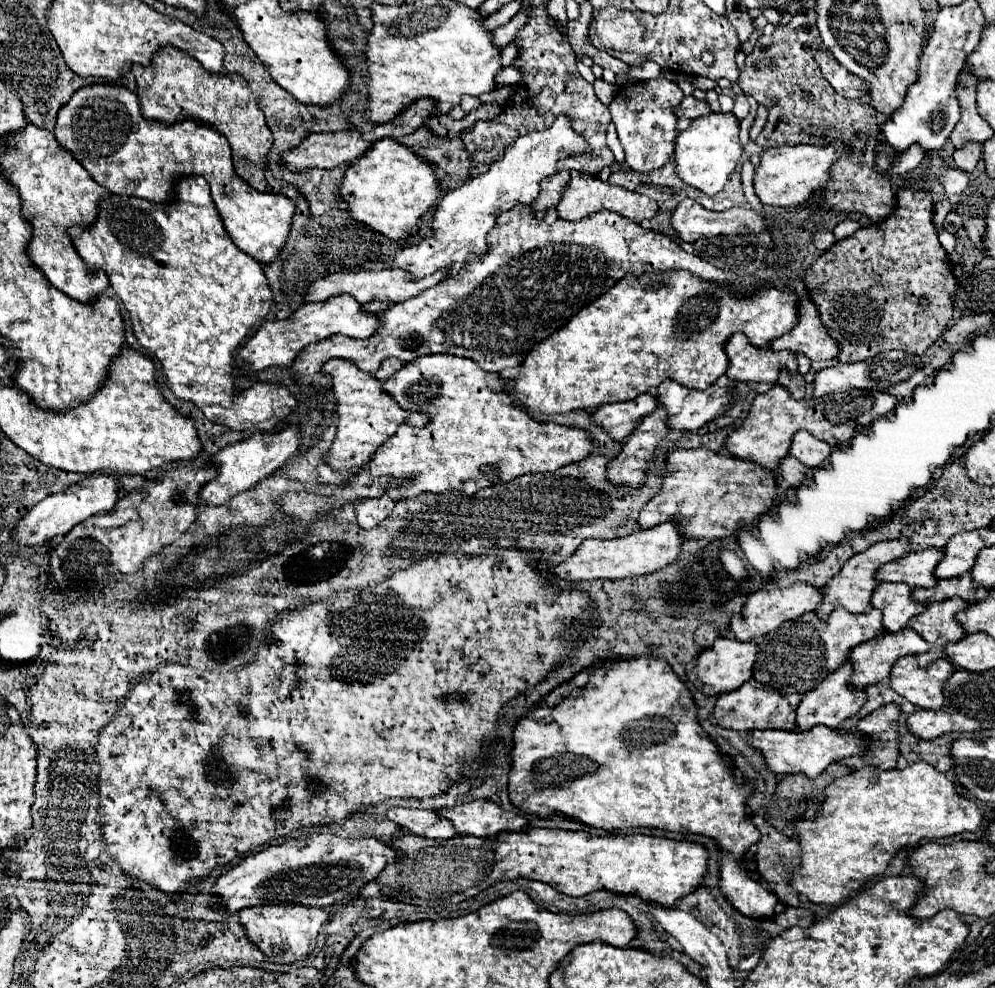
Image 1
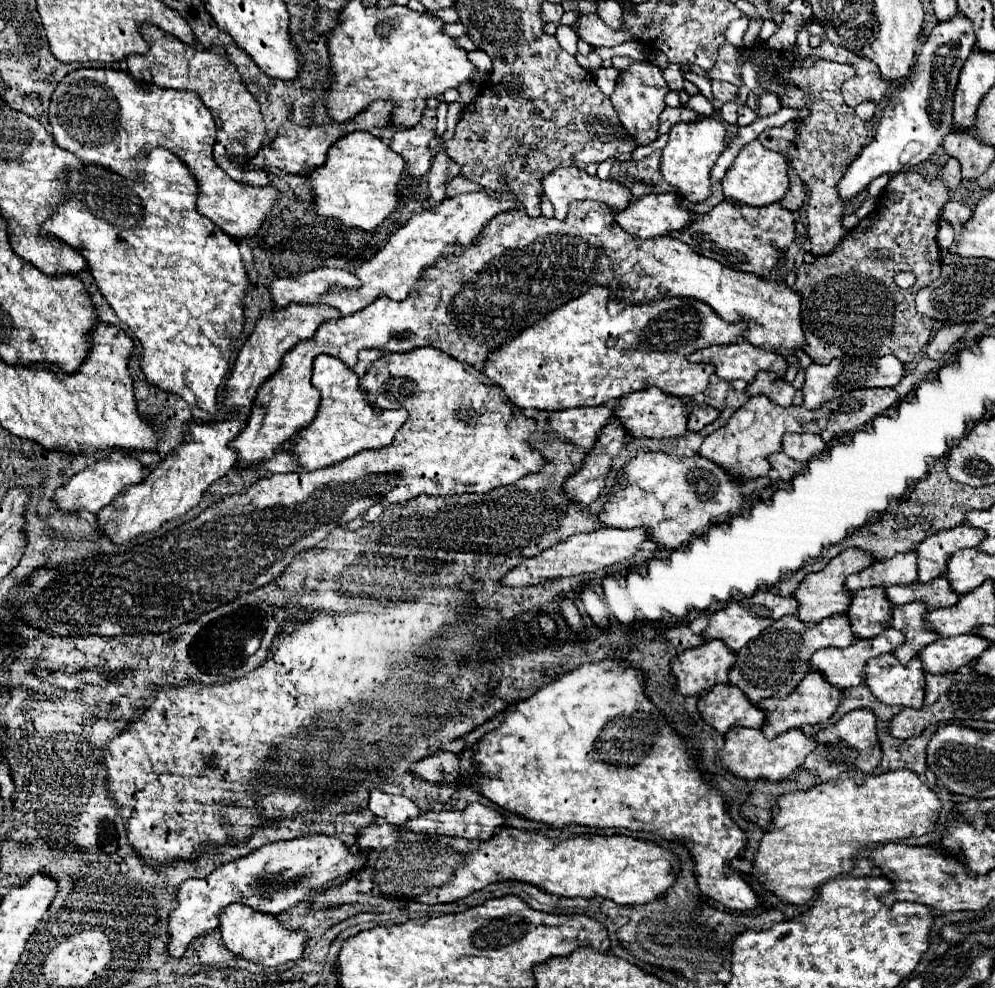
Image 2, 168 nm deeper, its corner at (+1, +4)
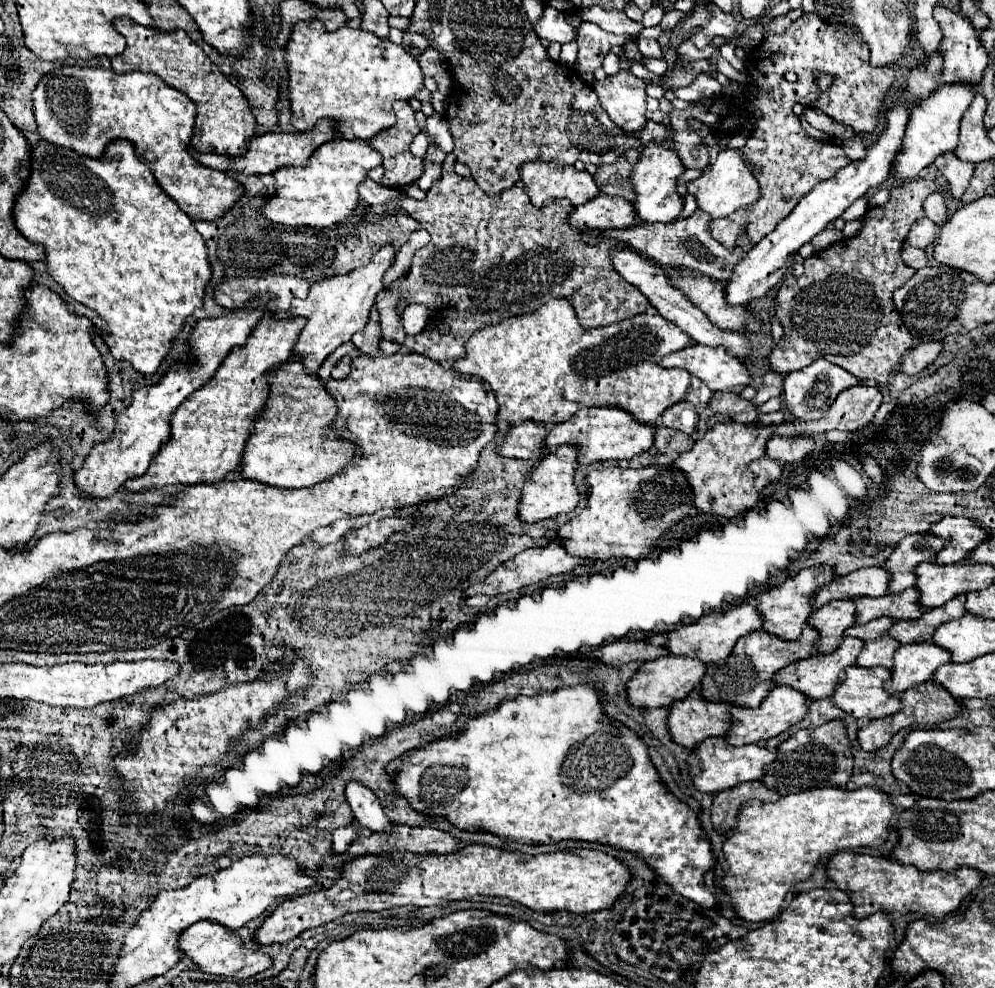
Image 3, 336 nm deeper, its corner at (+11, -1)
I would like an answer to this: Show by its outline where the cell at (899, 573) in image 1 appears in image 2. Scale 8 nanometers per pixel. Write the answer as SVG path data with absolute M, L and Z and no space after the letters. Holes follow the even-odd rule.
M916 552L896 554L890 560L880 560L868 568L864 568L858 574L852 574L846 580L846 588L856 592L870 586L892 586L892 584L912 584L918 580L916 574Z

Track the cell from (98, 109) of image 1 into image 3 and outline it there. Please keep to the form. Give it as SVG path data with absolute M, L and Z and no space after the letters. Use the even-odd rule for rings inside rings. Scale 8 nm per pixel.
M62 65L52 73L40 77L38 85L32 91L34 117L38 123L38 135L50 143L70 147L86 157L100 157L110 141L126 139L134 145L134 151L140 159L144 159L156 177L158 185L166 195L170 195L178 207L190 217L200 221L214 221L224 211L228 211L238 197L242 197L242 185L234 181L228 173L218 169L210 169L194 161L194 157L186 151L190 145L190 137L194 131L196 105L178 89L172 89L164 81L160 81L154 73L114 73L104 67L80 67L80 65Z

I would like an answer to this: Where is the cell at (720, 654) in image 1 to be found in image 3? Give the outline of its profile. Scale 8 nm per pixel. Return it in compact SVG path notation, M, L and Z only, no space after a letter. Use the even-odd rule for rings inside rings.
M666 655L640 665L634 677L626 683L628 703L636 709L652 709L652 707L670 707L674 701L684 699L690 691L694 691L706 673L706 665L692 657L682 655Z

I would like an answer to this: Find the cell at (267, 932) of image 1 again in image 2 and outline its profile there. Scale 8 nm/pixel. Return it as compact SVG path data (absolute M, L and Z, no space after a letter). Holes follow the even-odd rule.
M230 904L228 908L224 908L224 918L220 918L218 928L222 930L224 946L228 946L234 954L242 956L244 960L250 960L250 962L256 962L262 966L274 966L274 968L286 964L286 962L298 960L308 942L306 930L302 930L302 928L288 930L278 920L278 916L258 912L244 904Z

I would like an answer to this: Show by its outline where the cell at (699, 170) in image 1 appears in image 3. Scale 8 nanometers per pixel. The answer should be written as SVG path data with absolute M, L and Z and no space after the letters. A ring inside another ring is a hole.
M648 143L640 157L638 163L630 171L630 183L636 193L634 197L634 211L642 223L670 223L680 217L682 213L682 199L676 193L676 177L684 173L684 165L680 165L678 157L670 153L670 149L662 147L660 143Z

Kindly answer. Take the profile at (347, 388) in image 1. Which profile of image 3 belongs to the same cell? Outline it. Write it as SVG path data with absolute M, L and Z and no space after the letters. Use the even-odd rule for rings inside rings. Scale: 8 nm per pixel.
M286 361L268 375L270 393L262 415L246 441L240 477L278 489L300 489L338 473L354 455L354 445L342 441L330 423L336 417L336 401L326 395L324 383L302 373L300 361Z

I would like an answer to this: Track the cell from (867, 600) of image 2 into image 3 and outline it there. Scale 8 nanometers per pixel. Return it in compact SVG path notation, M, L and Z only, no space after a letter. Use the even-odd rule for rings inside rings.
M844 599L826 603L808 617L808 625L818 631L814 653L822 655L834 651L840 645L844 631L854 625L854 601Z

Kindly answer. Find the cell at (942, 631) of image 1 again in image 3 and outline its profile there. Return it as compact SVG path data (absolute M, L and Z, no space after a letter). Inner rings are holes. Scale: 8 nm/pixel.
M880 617L866 625L852 625L846 629L846 637L856 637L864 641L860 655L856 657L856 665L860 667L880 665L880 667L892 669L892 655L900 647L898 641L884 635L884 631L890 629L892 623L894 621L890 621L890 617L888 619Z

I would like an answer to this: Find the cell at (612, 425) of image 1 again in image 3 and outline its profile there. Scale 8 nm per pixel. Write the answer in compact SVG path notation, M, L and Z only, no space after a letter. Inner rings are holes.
M534 421L514 425L510 427L504 441L496 447L496 453L512 459L542 459L546 455L544 453L546 433L548 433L546 427L536 425Z

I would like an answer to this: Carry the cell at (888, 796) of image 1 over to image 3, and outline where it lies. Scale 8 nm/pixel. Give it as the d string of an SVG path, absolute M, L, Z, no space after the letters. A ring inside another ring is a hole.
M838 787L810 789L780 797L776 803L744 801L738 811L738 823L722 843L726 865L720 889L732 897L732 907L742 921L774 919L788 889L808 879L818 861L846 849L882 845L892 813L890 797L870 787L856 791Z

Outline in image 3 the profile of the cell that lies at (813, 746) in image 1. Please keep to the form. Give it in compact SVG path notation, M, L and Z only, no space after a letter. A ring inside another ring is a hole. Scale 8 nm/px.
M710 737L702 741L686 759L686 765L690 769L690 777L694 787L700 793L718 793L732 789L746 781L758 781L764 773L764 765L770 765L776 757L776 751L770 751L760 745L746 745L746 747L732 747L726 745L724 737Z

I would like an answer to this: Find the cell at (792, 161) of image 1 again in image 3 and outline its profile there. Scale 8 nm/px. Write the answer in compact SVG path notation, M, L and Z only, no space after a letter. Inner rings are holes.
M722 149L716 157L716 163L710 165L706 173L702 173L698 179L692 183L686 183L688 193L696 197L696 205L700 211L710 215L712 219L728 217L736 209L746 207L758 199L758 183L754 181L754 175L750 173L748 165L742 161L742 155L738 149Z

